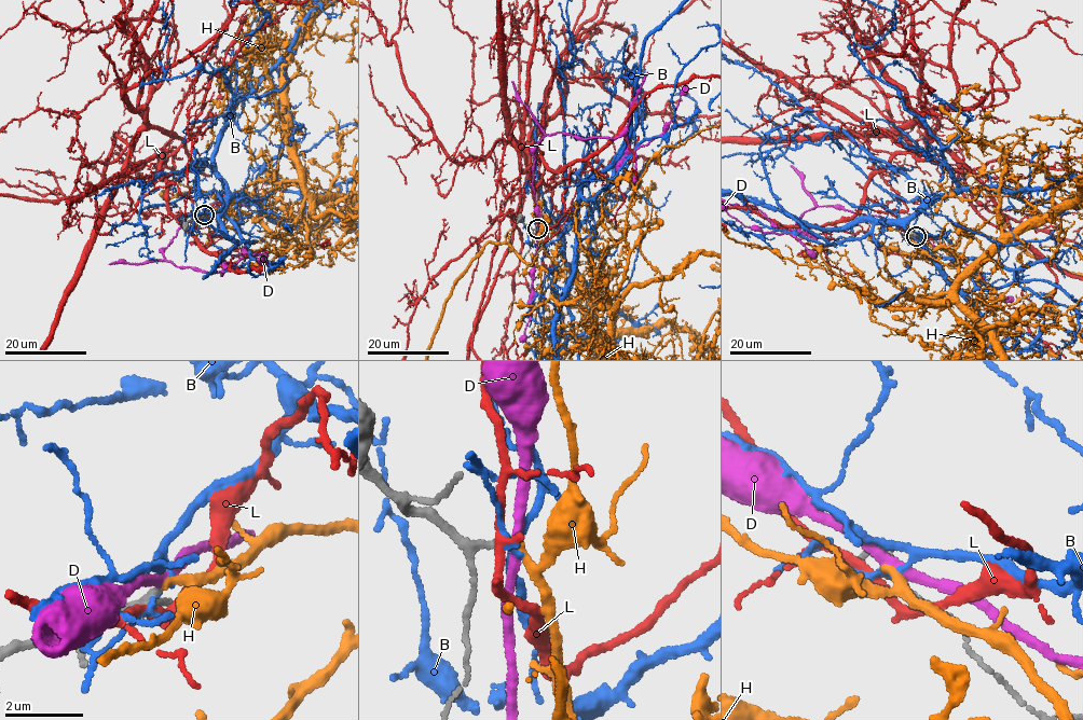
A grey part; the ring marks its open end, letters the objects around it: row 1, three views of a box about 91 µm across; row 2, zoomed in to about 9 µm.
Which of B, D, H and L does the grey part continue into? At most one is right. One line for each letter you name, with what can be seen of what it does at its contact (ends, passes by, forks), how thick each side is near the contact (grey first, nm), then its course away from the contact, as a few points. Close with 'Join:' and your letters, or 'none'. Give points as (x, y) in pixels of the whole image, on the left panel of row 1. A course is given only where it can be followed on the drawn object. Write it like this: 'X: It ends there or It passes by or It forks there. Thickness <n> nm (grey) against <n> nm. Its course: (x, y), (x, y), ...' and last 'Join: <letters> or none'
H: It passes by. Thickness 190 nm (grey) against 150 nm
Join: H

